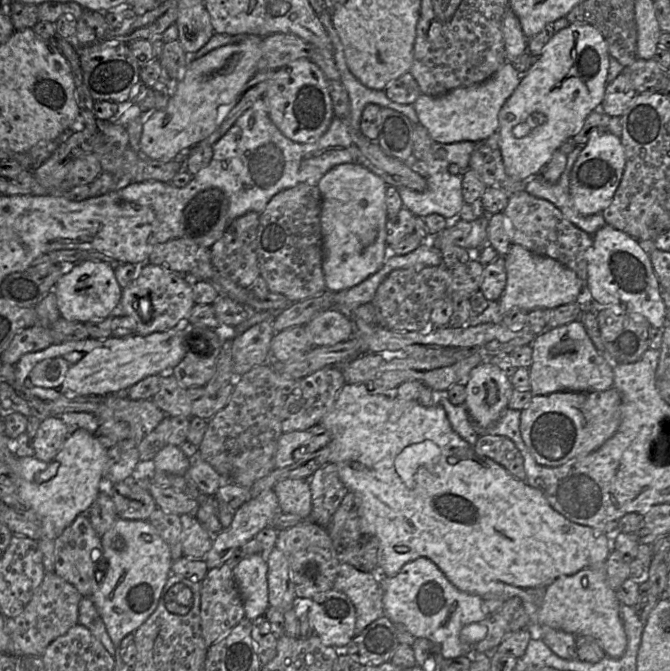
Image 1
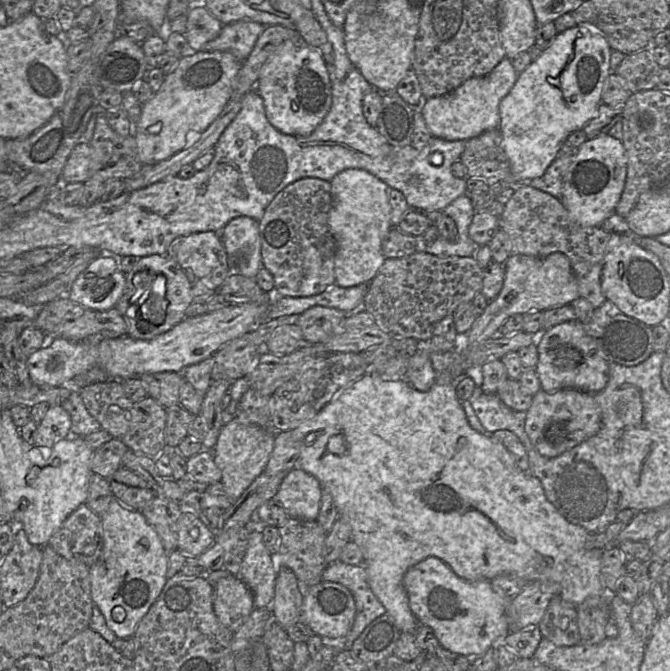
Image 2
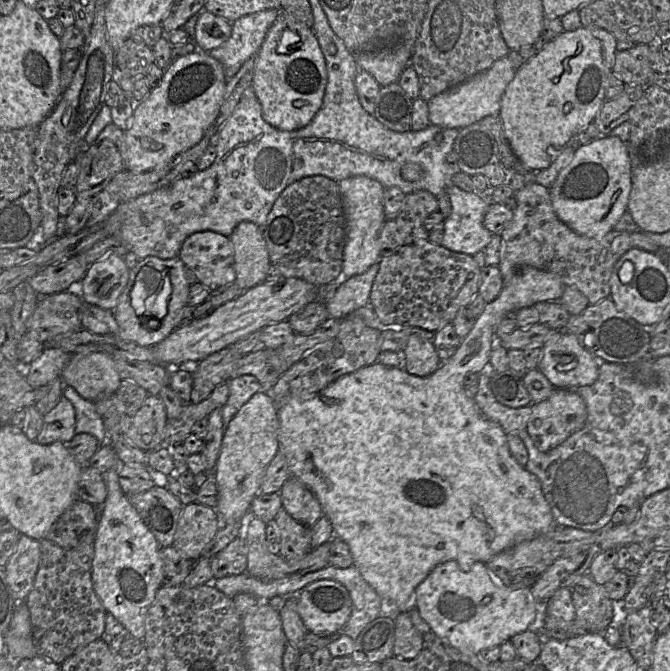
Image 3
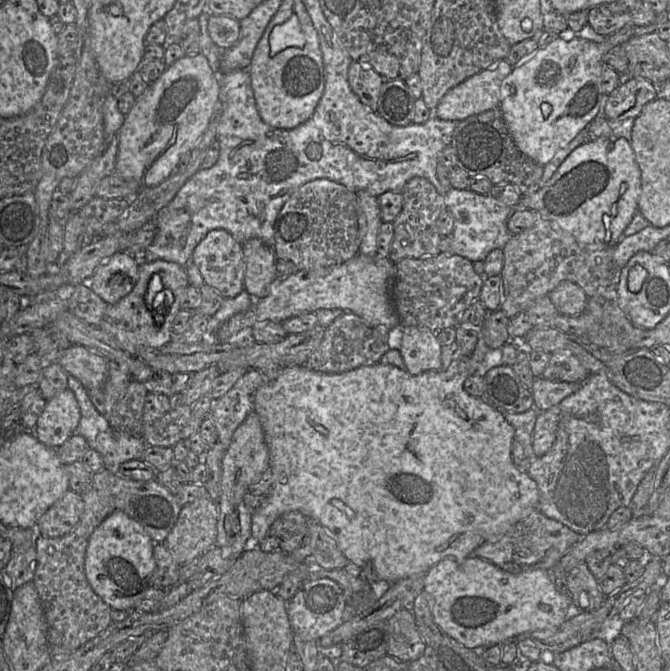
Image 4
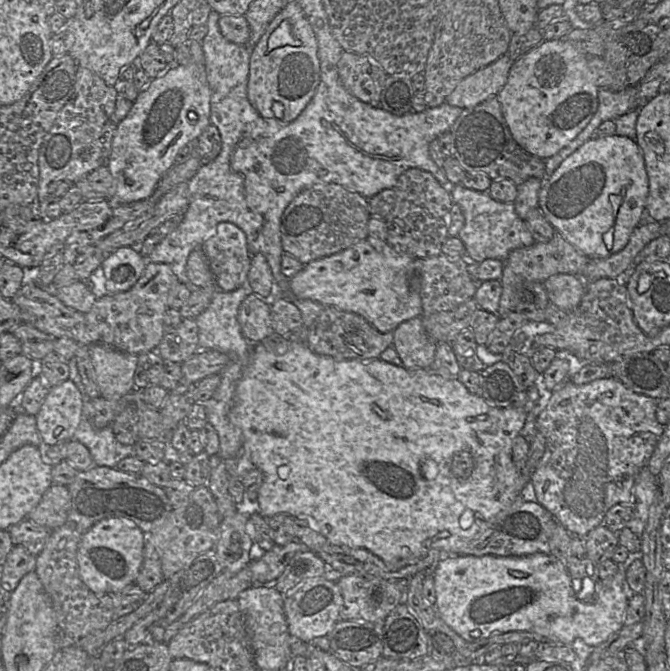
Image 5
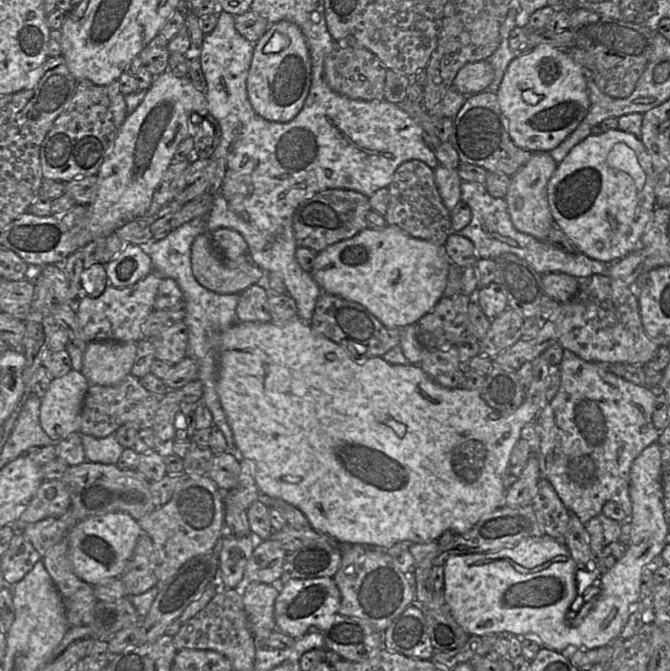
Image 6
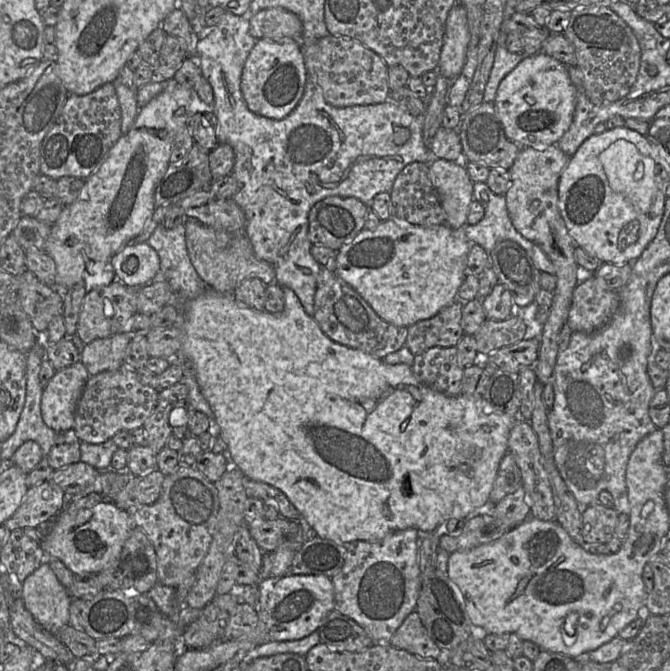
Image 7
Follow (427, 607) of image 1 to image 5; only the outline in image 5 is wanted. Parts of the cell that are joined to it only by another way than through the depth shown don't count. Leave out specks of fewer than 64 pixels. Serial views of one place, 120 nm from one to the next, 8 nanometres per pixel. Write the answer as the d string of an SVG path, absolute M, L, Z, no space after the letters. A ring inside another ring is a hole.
M537 552L525 556L450 555L440 560L433 574L437 615L469 643L495 634L529 631L548 638L552 645L571 645L575 639L581 639L587 646L594 648L625 625L628 599L634 594L627 585L624 566L622 563L618 564L620 569L614 576L599 579L594 583L592 594L579 600L572 588L567 567L552 554Z

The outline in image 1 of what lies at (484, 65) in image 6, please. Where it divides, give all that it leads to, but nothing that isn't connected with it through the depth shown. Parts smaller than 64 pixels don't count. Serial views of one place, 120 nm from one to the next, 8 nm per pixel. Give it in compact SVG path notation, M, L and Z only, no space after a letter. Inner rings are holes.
M505 61L501 67L483 82L457 87L439 96L421 93L413 103L416 114L431 139L440 143L460 141L478 142L499 129L498 113L520 82L513 63Z

